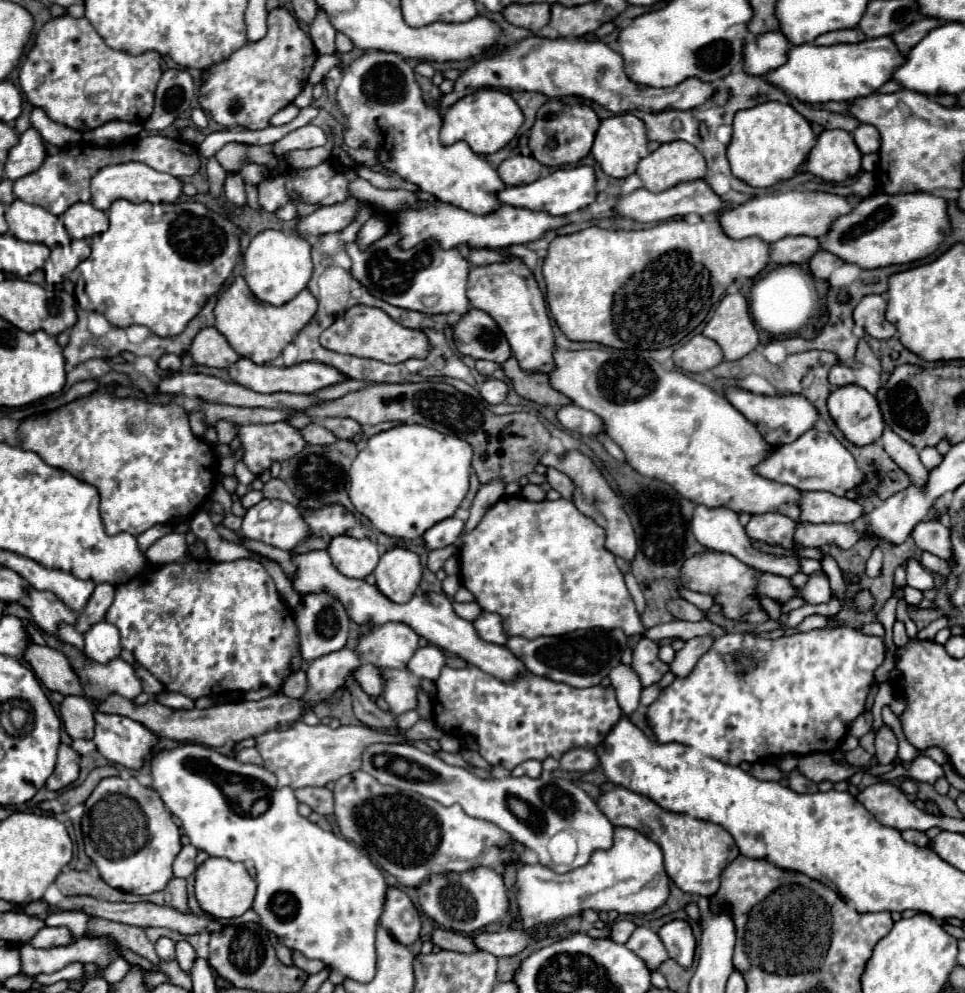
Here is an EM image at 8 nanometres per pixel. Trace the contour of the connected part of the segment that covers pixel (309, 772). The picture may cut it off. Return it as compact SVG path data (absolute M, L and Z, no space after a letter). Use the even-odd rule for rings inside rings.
M297 721L287 731L267 731L255 741L265 763L263 767L277 777L279 787L287 785L291 789L299 789L309 785L321 787L329 781L337 781L339 777L357 771L361 767L363 747L369 747L373 743L399 743L403 741L403 735L377 733L365 725L343 725L339 729L331 729L329 725L309 727L303 721Z

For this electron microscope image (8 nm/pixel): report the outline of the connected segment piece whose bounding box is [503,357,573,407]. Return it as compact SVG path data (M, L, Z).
M515 357L505 361L503 369L505 369L507 377L513 381L515 391L525 399L531 399L539 405L553 405L553 407L565 407L565 405L573 403L569 397L565 397L563 393L559 393L557 389L553 389L549 385L549 377L545 373L535 373L535 375L525 373L519 367Z

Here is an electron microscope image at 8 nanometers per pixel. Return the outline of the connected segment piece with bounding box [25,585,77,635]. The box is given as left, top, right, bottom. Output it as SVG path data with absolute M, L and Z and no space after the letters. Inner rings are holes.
M31 585L27 587L27 603L25 607L31 611L33 621L47 633L57 635L57 627L61 621L75 623L77 615L65 607L51 591L39 591Z

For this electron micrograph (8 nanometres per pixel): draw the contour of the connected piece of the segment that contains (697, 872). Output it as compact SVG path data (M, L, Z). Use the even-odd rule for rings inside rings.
M613 785L611 789L603 791L597 799L597 805L601 805L601 811L611 821L611 825L637 829L657 843L665 857L667 875L685 893L695 893L705 897L715 895L719 889L719 879L723 869L739 855L733 837L721 825L715 825L711 821L701 821L689 815L665 811L649 797L633 793L625 787Z

